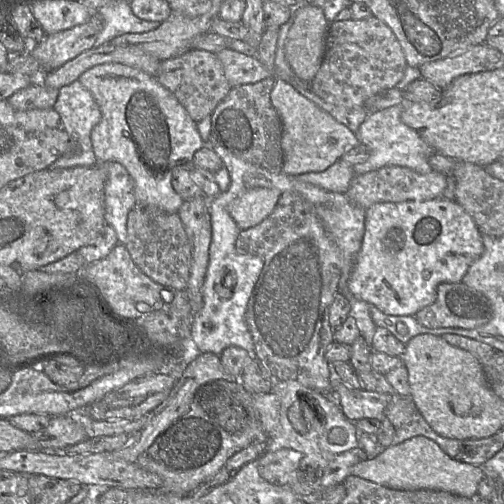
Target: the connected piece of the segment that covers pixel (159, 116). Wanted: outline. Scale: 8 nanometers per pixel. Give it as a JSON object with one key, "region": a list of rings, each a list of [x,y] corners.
{"region":[[[119,63],[101,64],[85,71],[79,80],[90,91],[101,111],[101,120],[91,132],[98,163],[118,162],[127,169],[133,179],[136,204],[155,206],[166,213],[178,213],[184,200],[172,186],[172,171],[178,165],[189,166],[195,152],[206,144],[197,129],[197,122],[154,76],[137,68]]]}

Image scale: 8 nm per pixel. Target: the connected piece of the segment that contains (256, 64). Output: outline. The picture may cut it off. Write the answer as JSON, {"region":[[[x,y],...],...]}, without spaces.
{"region":[[[229,48],[215,54],[221,62],[224,75],[232,88],[273,77],[256,56],[249,56]]]}

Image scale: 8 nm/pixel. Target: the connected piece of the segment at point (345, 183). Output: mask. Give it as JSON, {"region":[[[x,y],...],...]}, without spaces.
{"region":[[[339,159],[324,171],[301,174],[296,178],[330,192],[345,193],[354,176],[352,166]]]}

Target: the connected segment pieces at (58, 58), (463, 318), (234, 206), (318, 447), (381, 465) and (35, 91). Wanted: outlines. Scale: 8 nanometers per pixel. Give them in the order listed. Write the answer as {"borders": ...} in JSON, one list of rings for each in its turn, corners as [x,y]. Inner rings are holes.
{"borders":[[[[93,13],[87,23],[61,32],[47,34],[28,52],[45,72],[51,72],[79,54],[92,49],[103,27],[102,18],[98,13]]],[[[462,281],[441,283],[437,287],[436,300],[414,316],[427,328],[474,329],[491,319],[492,308],[483,294]]],[[[248,188],[228,205],[228,211],[241,231],[246,230],[273,212],[281,194],[274,188]]],[[[295,380],[275,381],[271,391],[280,399],[280,422],[278,431],[268,435],[264,442],[264,453],[274,452],[282,448],[302,453],[301,470],[306,472],[322,472],[337,454],[358,447],[355,421],[349,420],[336,401],[336,396],[322,393],[301,385]],[[312,404],[318,418],[308,420],[304,407]]],[[[415,436],[402,443],[384,449],[372,459],[366,459],[351,469],[351,475],[395,490],[429,489],[445,491],[471,498],[477,493],[484,477],[480,466],[454,460],[439,445],[425,436]]],[[[34,82],[14,93],[9,104],[19,111],[54,108],[59,89],[46,87],[41,82]]]]}

